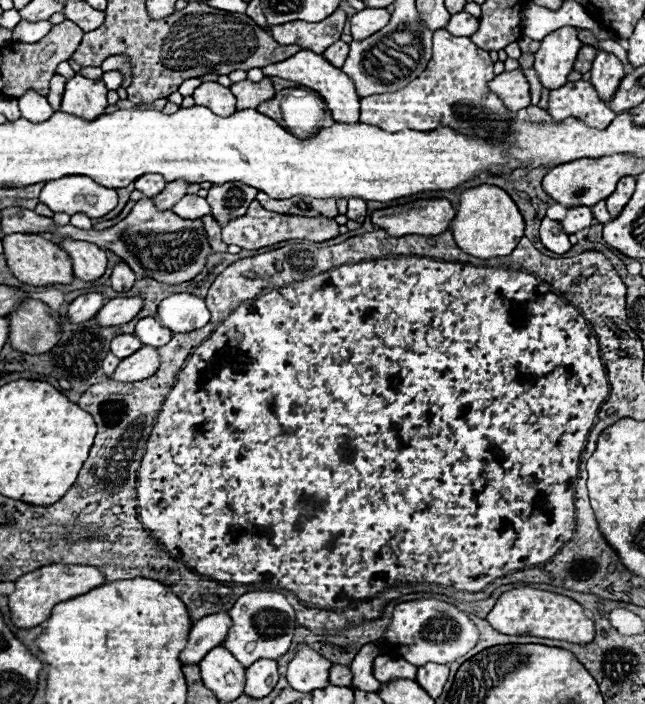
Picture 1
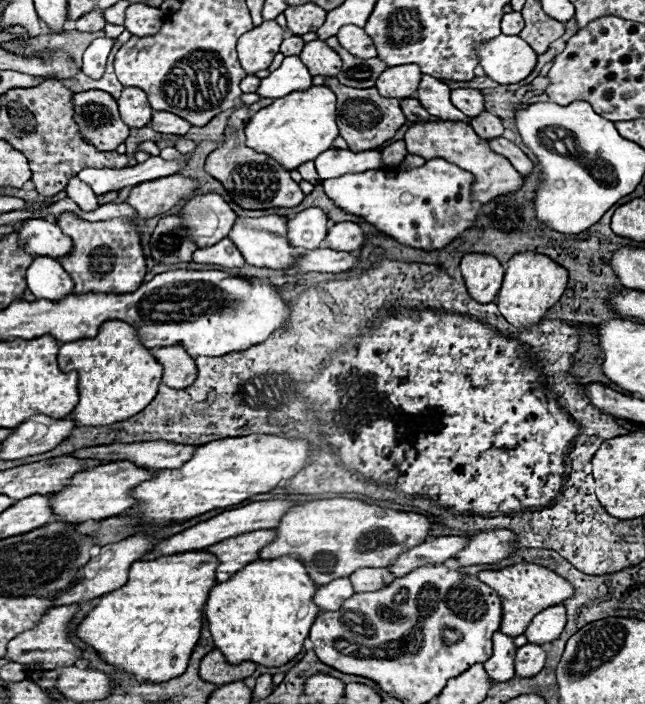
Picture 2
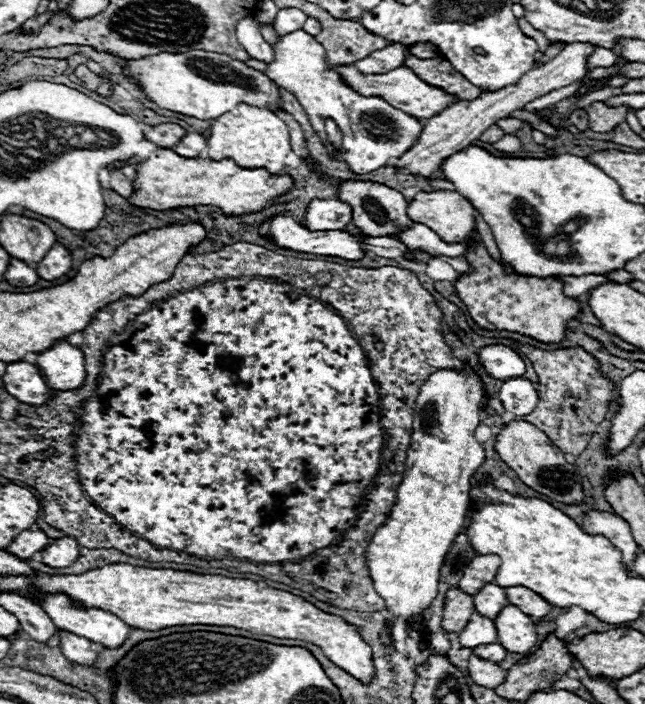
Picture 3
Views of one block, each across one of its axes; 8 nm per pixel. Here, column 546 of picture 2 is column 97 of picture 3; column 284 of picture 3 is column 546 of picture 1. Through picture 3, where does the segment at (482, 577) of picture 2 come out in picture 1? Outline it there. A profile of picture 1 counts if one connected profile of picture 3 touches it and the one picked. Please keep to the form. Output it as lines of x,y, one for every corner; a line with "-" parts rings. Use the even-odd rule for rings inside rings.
532,588
508,590
498,598
486,620
496,632
508,636
532,634
538,638
564,640
572,644
592,642
594,638
594,622
584,614
584,608
562,594
552,594
546,590
532,590

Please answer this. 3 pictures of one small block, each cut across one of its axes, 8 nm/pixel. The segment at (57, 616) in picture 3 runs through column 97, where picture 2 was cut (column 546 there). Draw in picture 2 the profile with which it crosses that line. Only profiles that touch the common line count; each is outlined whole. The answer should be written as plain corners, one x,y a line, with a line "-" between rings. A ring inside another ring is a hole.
556,604
536,614
536,618
530,622
524,634
528,636
528,642
544,644
556,640
562,634
564,626
566,626
566,608
564,604

